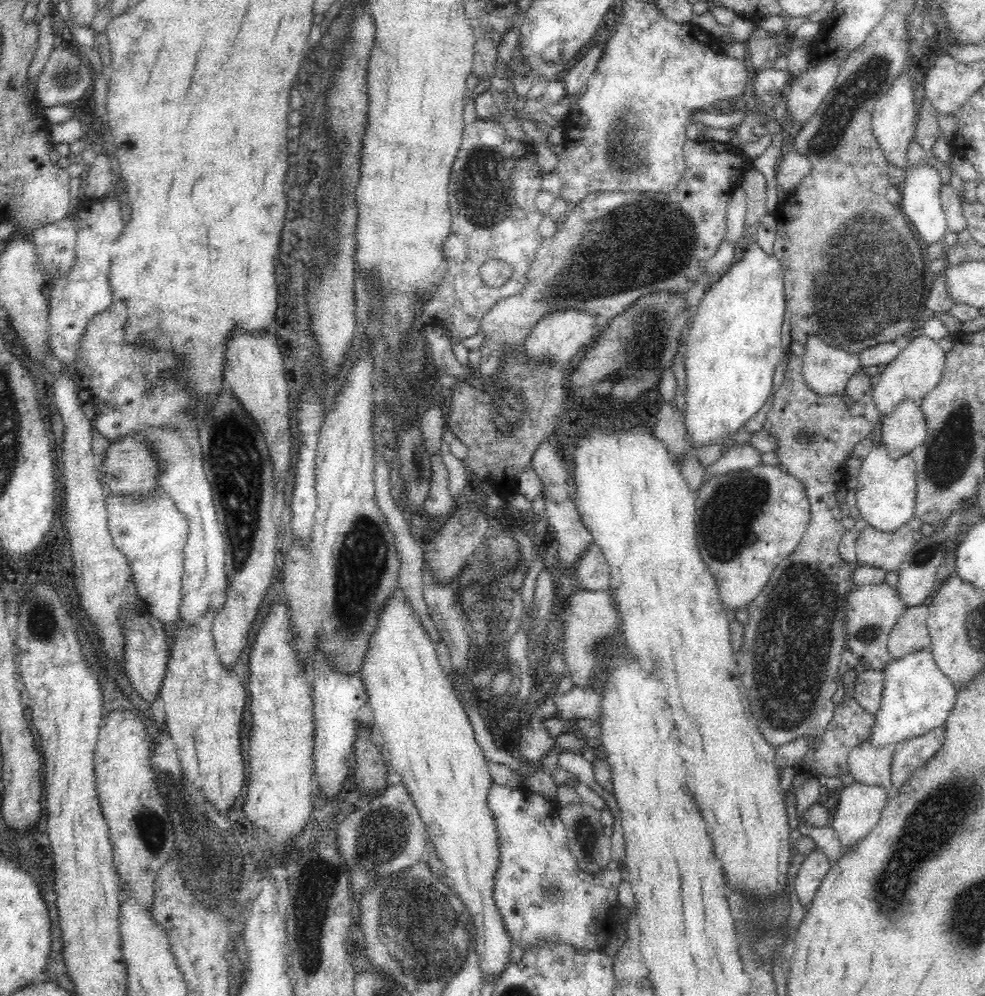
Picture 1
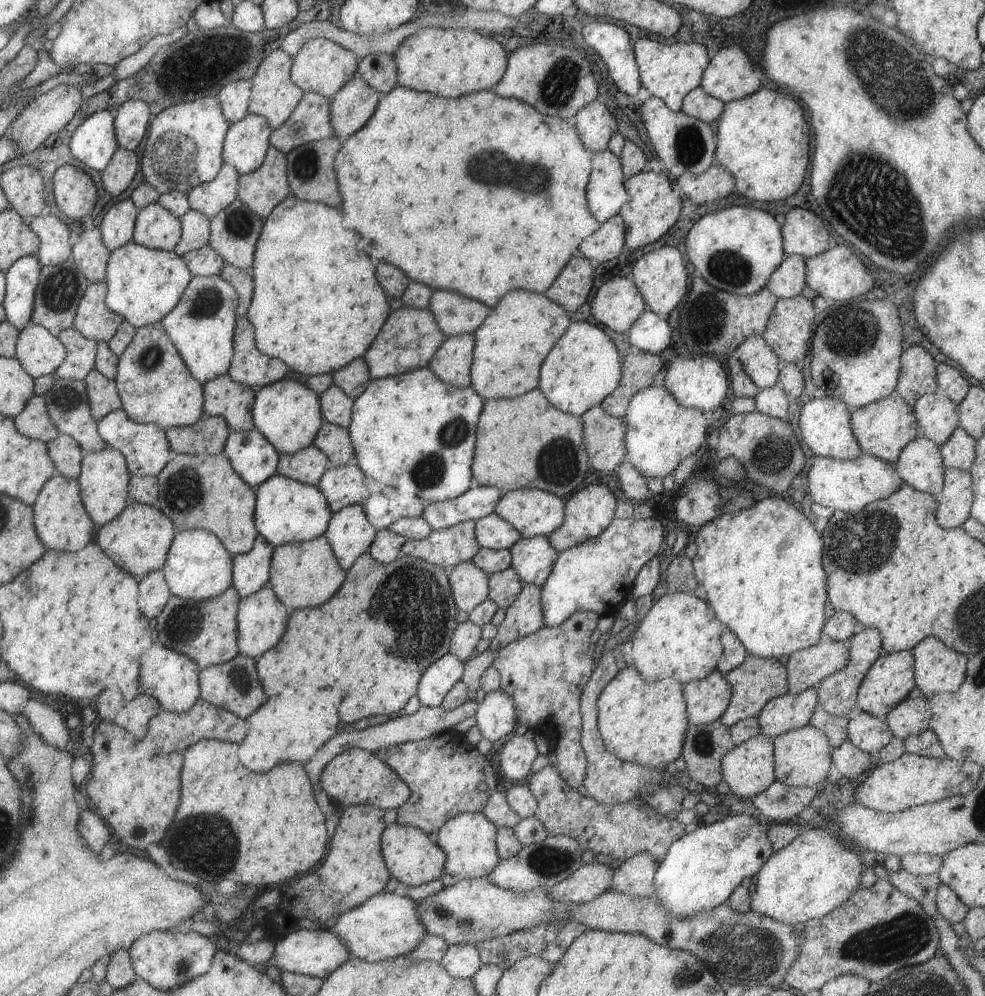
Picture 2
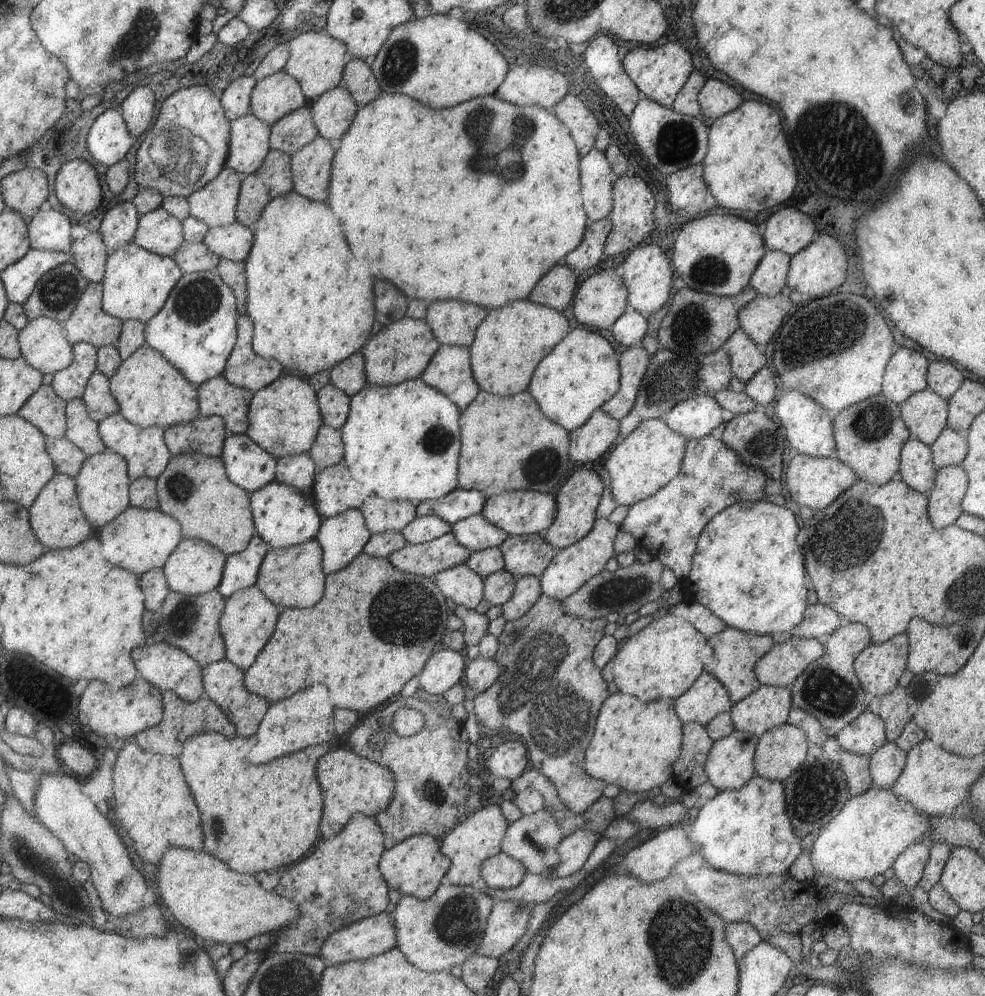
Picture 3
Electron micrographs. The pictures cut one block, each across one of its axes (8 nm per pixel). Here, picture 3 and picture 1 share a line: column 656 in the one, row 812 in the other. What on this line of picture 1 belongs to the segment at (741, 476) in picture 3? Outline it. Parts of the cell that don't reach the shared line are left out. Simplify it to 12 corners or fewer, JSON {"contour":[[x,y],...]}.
{"contour":[[492,780],[492,899],[523,950],[602,950],[621,863],[576,867],[558,803]]}

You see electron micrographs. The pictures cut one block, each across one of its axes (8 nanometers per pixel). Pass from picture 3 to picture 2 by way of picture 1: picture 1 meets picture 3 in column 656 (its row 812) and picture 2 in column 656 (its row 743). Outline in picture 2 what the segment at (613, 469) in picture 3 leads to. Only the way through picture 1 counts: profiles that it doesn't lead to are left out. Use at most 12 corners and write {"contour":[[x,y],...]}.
{"contour":[[665,387],[635,392],[627,461],[646,479],[673,474],[705,447],[702,410]]}

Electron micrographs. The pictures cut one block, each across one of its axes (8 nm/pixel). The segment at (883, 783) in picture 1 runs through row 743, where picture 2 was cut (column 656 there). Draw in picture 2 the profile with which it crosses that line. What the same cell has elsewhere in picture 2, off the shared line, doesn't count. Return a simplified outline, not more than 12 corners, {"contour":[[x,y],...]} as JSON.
{"contour":[[635,854],[613,869],[608,890],[652,897],[659,862]]}

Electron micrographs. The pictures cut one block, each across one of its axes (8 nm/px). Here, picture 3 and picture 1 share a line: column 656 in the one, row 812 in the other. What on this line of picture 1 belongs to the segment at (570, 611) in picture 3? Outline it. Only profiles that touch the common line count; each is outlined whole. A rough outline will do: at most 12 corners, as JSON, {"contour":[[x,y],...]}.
{"contour":[[559,807],[576,867],[591,876],[613,858],[600,810]]}

